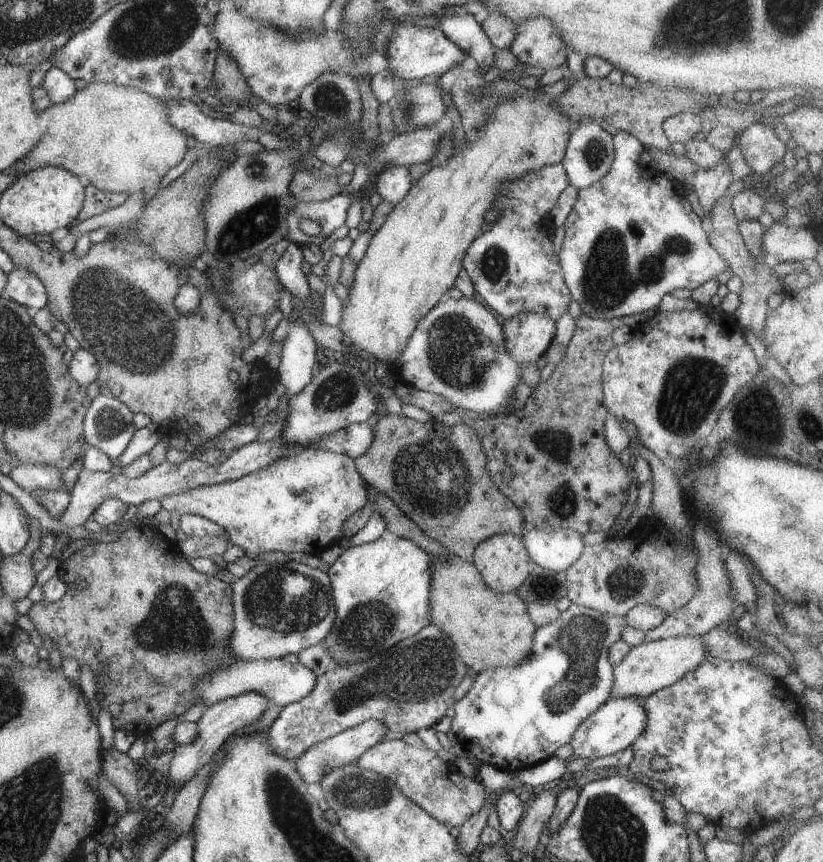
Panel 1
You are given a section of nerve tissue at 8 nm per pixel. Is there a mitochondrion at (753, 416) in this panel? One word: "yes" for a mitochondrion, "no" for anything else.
yes

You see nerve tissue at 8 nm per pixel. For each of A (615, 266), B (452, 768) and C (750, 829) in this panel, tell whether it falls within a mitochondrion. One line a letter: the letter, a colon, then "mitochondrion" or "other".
A: mitochondrion
B: other
C: other

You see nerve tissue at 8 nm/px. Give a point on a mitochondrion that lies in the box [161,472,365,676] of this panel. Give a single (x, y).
(283, 602)

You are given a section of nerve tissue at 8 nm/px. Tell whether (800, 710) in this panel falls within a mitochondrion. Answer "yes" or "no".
no

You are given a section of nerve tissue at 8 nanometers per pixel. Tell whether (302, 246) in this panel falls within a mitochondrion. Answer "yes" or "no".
no

